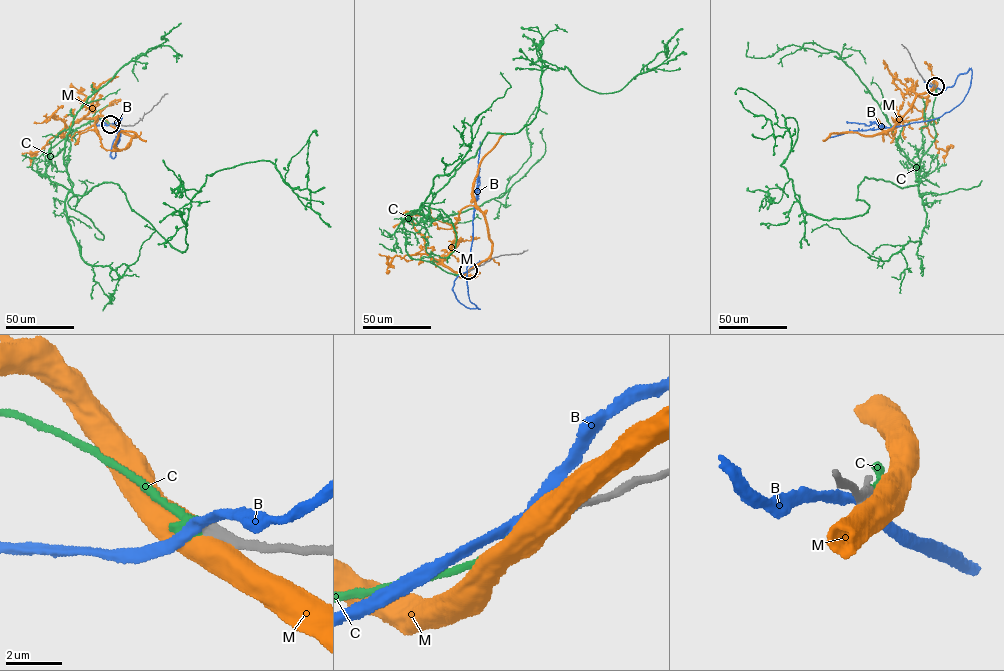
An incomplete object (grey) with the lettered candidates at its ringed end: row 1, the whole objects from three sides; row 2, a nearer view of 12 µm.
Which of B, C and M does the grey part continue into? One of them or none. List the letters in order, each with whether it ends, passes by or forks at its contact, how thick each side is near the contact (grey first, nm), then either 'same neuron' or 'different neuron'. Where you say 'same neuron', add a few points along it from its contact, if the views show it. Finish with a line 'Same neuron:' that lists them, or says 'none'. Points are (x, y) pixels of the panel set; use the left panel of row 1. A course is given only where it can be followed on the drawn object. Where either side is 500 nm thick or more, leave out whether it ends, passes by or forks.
B: it passes by | 420/320 nm | different neuron
C: it passes by | 440/340 nm | same neuron | via (110, 124), (46, 176), (116, 183), (182, 253), (207, 175), (266, 160), (306, 188), (309, 140)
M: 500/800 nm | different neuron
Same neuron: C

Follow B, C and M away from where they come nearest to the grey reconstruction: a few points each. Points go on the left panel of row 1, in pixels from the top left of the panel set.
B: (110, 124), (95, 124), (99, 119), (120, 129), (119, 136), (113, 142), (110, 156), (113, 158), (120, 128)
C: (110, 124), (46, 176), (116, 183), (182, 253), (207, 175), (266, 160), (306, 188), (309, 140)
M: (111, 124), (133, 136), (130, 146), (118, 149), (114, 144), (121, 130), (134, 133), (146, 141)

